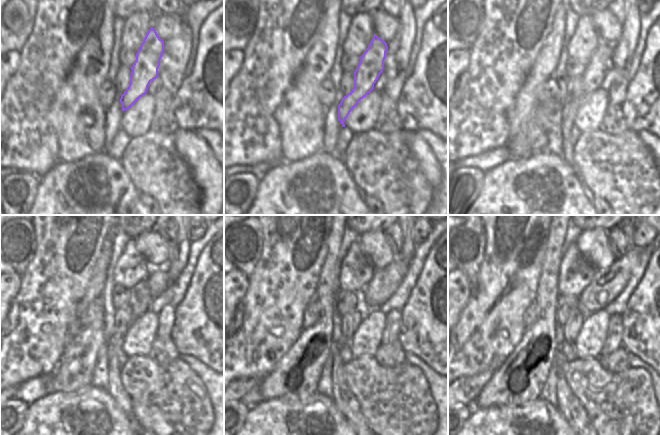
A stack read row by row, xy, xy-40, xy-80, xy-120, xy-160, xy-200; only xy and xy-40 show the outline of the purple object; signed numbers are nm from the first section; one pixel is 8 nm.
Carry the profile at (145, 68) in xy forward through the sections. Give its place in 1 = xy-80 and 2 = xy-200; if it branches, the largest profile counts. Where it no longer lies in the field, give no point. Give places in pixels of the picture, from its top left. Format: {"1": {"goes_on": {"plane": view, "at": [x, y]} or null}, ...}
{"1": {"goes_on": {"plane": "xy-80", "at": [599, 62]}}, "2": {"goes_on": {"plane": "xy-200", "at": [569, 406]}}}

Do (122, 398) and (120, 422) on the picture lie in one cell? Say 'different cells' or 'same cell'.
different cells

